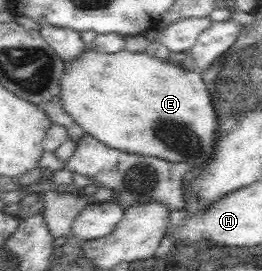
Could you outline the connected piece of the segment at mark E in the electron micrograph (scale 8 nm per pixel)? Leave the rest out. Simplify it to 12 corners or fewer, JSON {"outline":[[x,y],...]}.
{"outline":[[146,52],[65,64],[64,109],[130,154],[209,168],[204,77]]}

